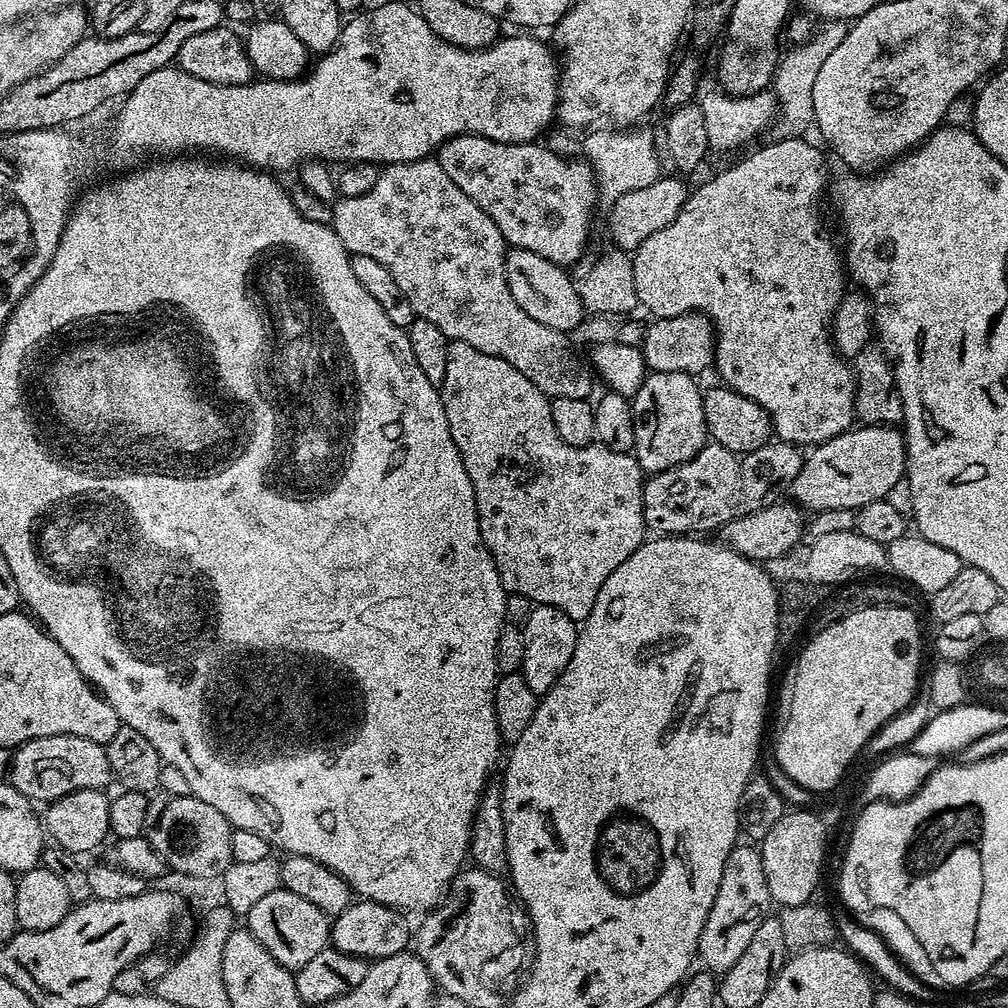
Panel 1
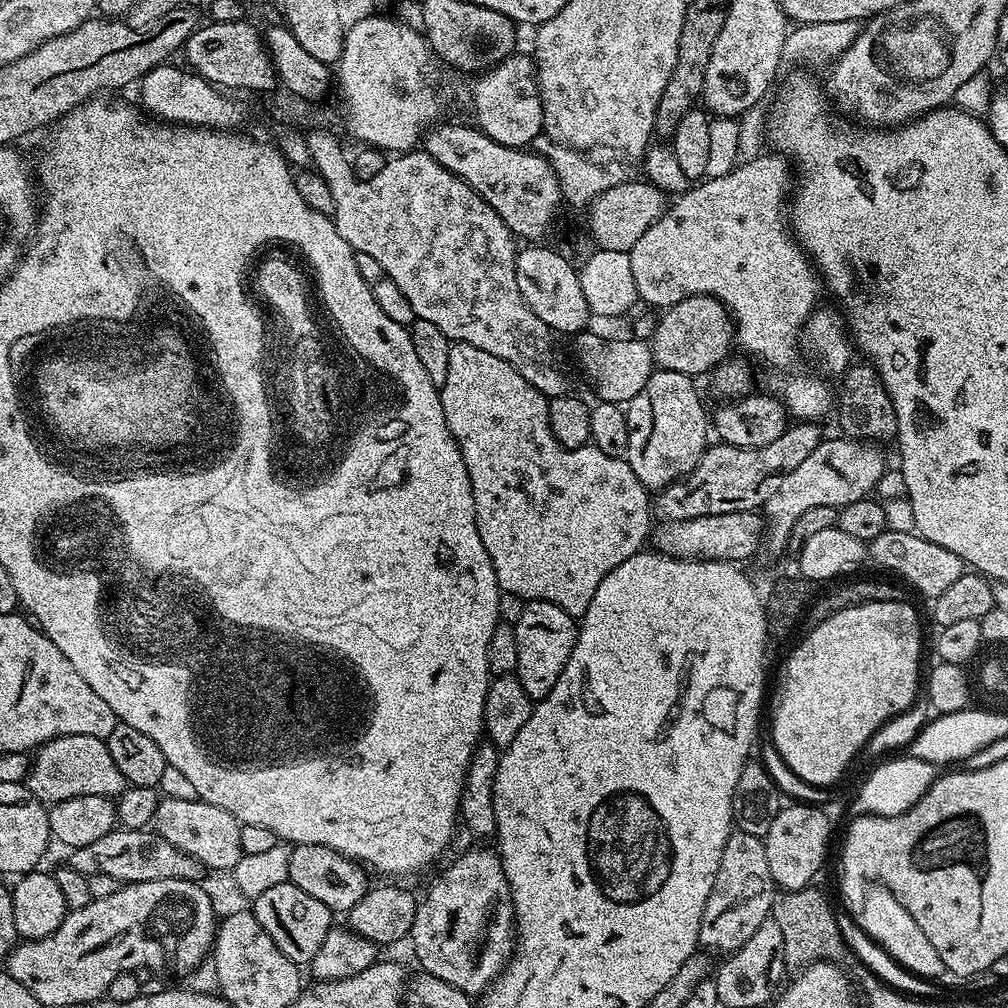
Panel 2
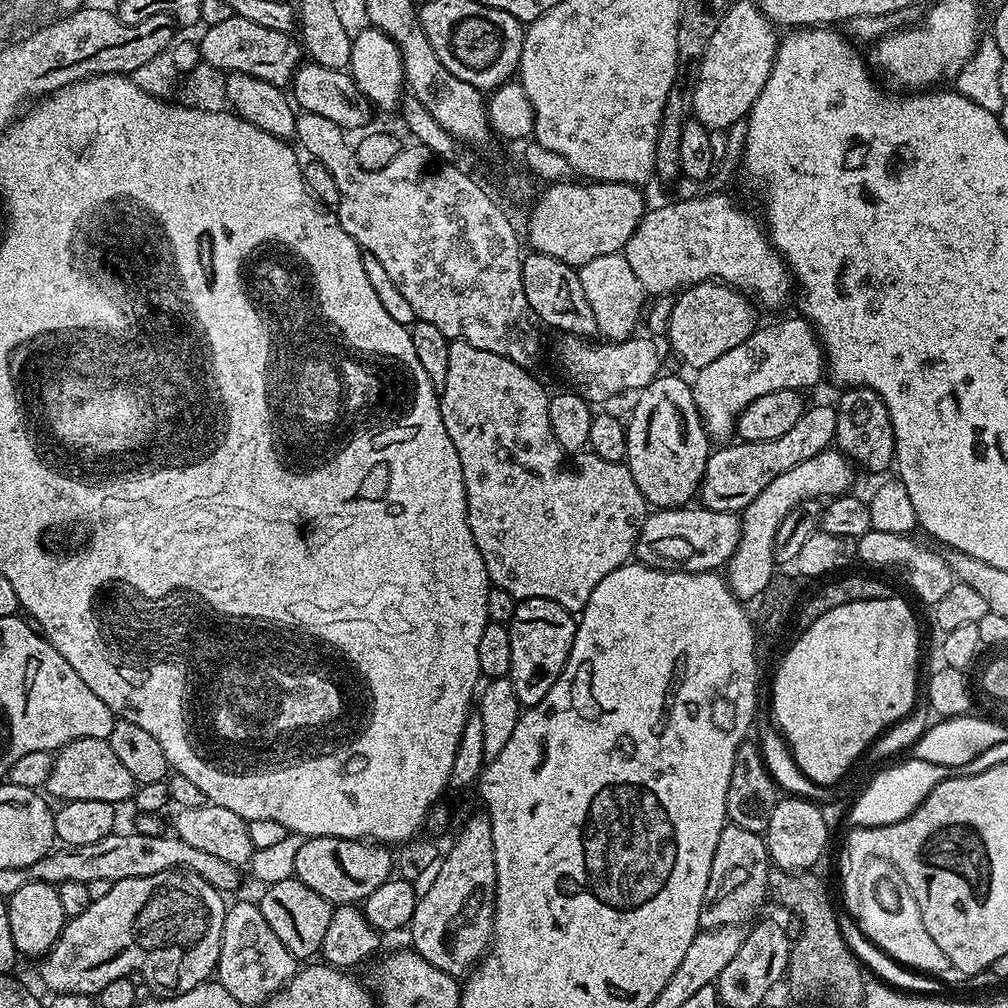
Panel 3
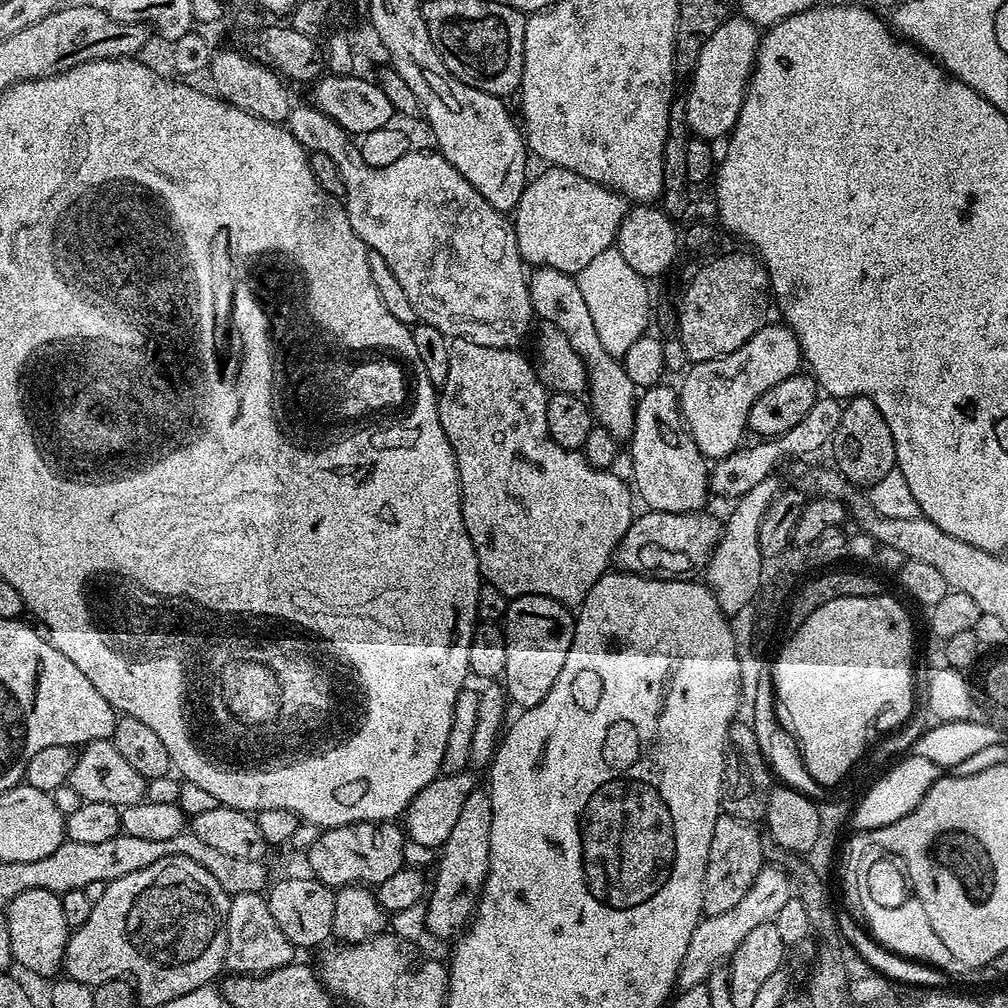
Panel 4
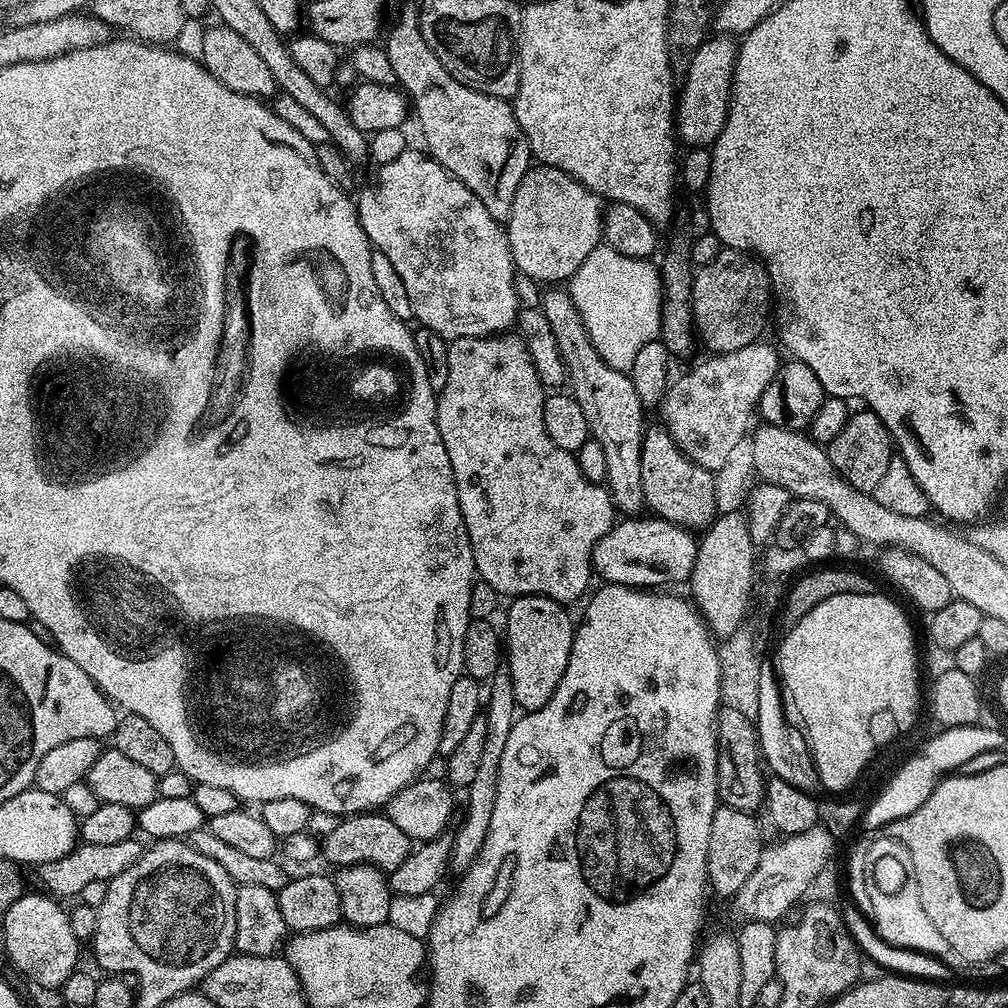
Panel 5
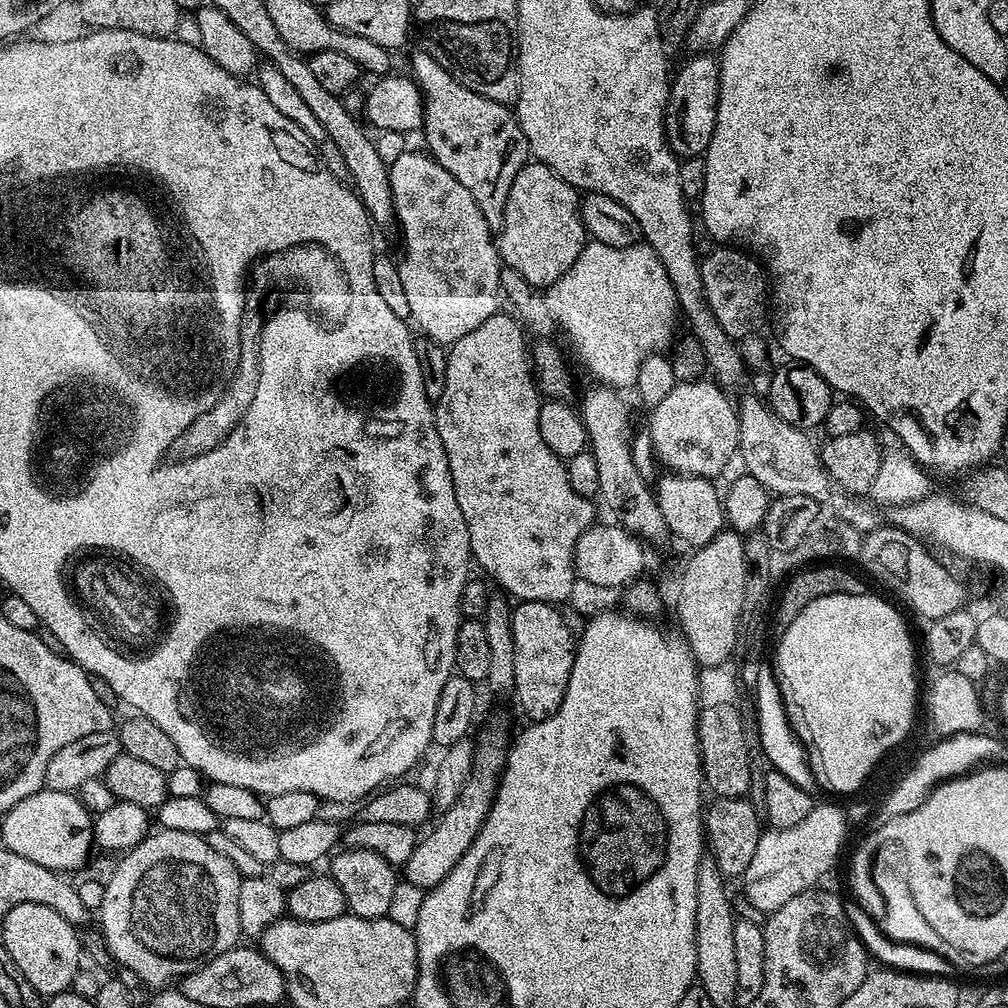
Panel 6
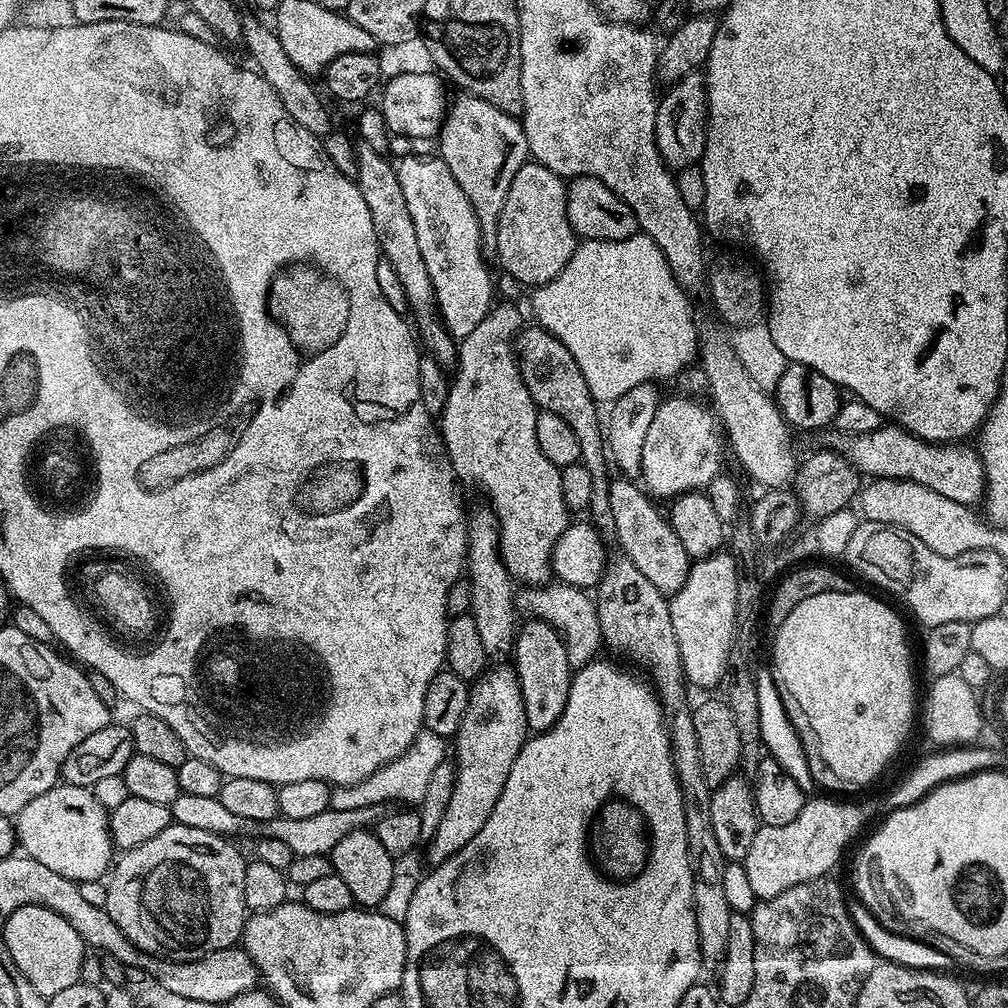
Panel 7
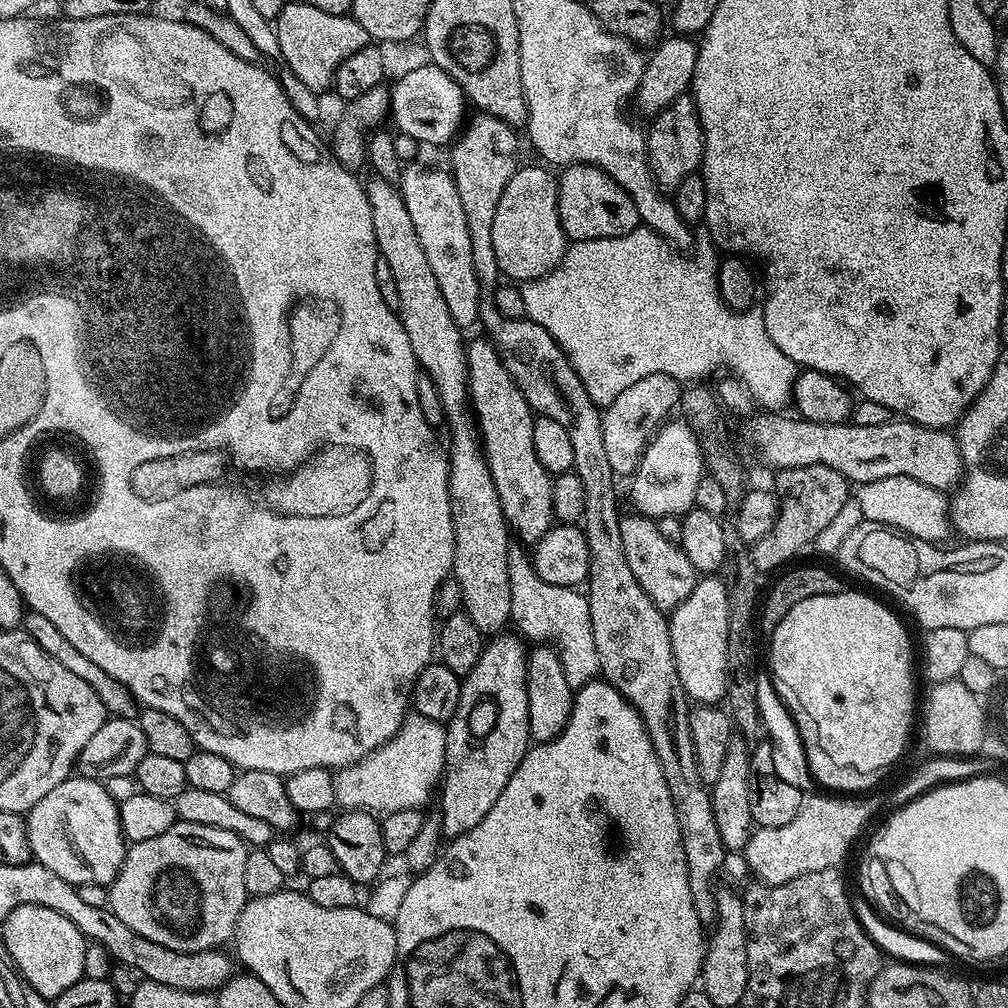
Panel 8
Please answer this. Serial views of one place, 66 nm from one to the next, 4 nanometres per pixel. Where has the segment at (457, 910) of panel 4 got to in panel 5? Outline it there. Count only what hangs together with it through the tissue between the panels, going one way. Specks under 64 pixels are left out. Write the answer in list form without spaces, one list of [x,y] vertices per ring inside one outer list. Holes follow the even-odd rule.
[[[502,666],[492,675],[490,687],[486,692],[486,711],[483,713],[484,721],[488,723],[486,730],[486,746],[482,750],[482,764],[478,766],[478,775],[474,782],[466,789],[468,801],[464,804],[464,821],[457,823],[452,836],[452,858],[450,861],[457,873],[467,872],[474,862],[478,850],[482,850],[482,842],[486,842],[486,834],[490,830],[490,814],[494,814],[494,798],[496,797],[496,769],[502,758],[502,750],[506,746],[506,738],[510,738],[510,730],[518,719],[518,705],[514,698],[514,686],[507,667]]]

